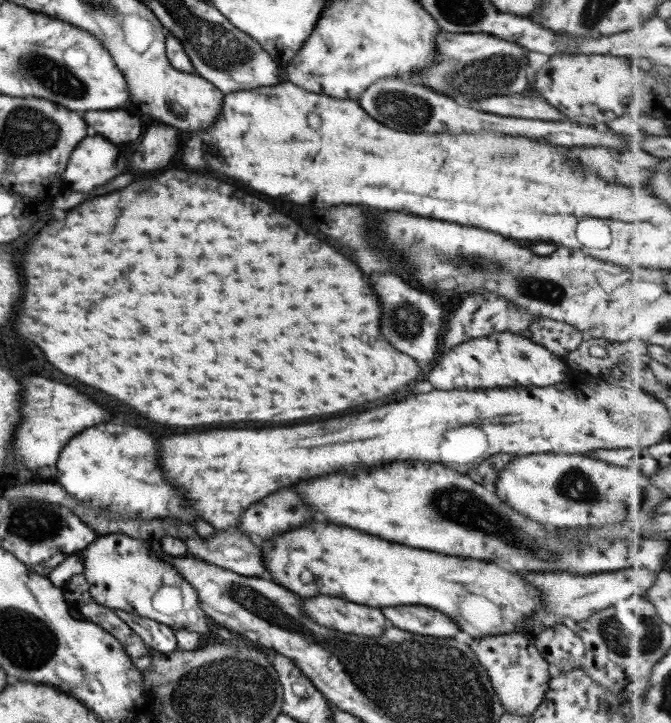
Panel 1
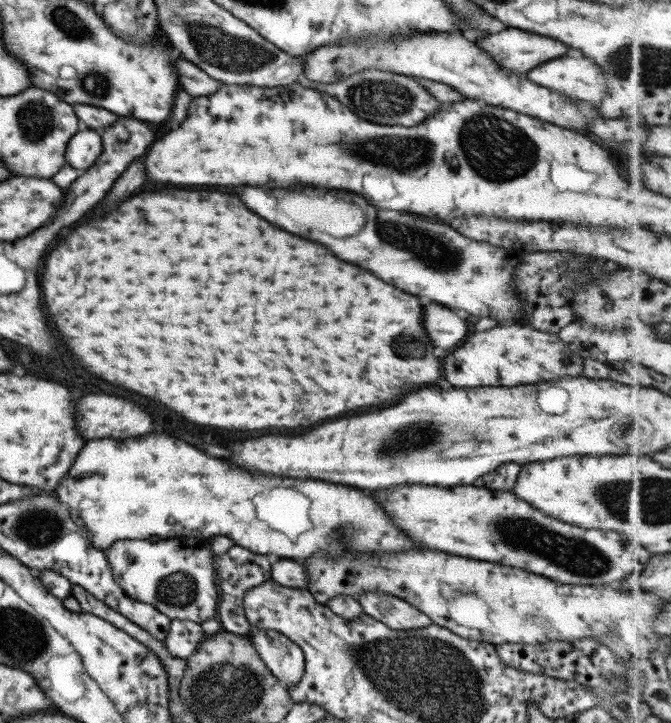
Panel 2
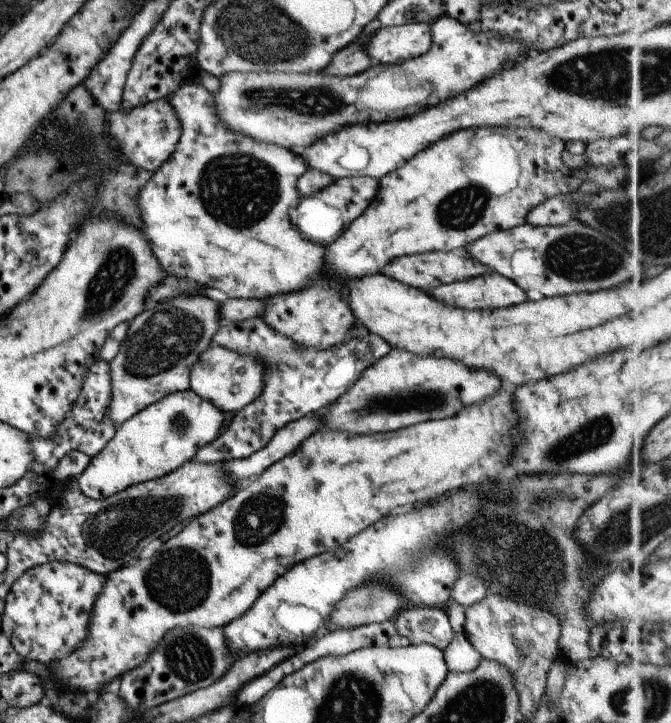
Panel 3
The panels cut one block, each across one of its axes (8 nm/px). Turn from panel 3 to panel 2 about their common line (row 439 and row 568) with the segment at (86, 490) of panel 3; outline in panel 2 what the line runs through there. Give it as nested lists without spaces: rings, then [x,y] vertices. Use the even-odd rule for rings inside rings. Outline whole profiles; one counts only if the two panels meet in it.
[[[117,540],[107,550],[105,556],[113,579],[132,600],[147,603],[170,619],[190,620],[198,625],[216,617],[217,584],[209,540]]]

